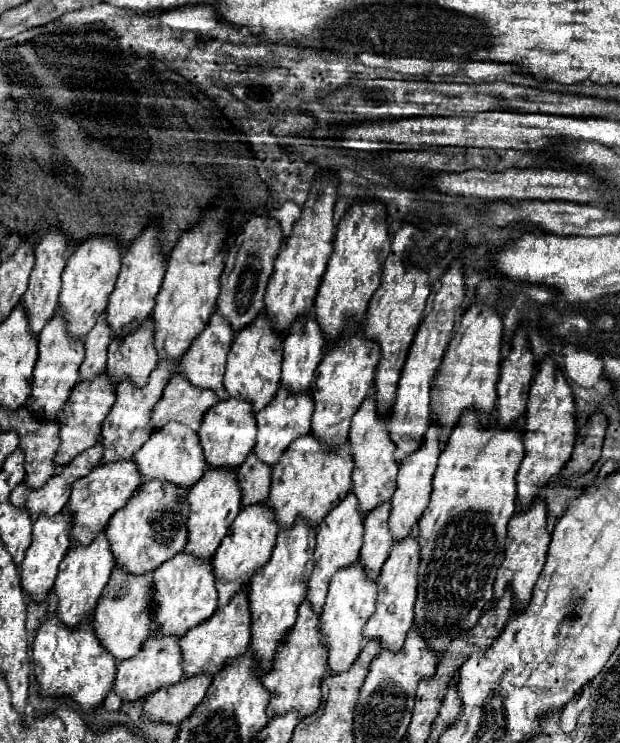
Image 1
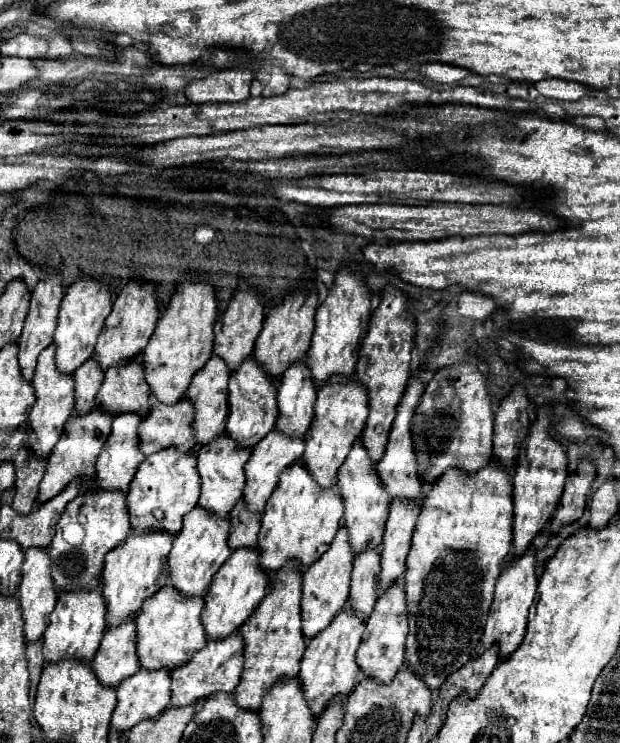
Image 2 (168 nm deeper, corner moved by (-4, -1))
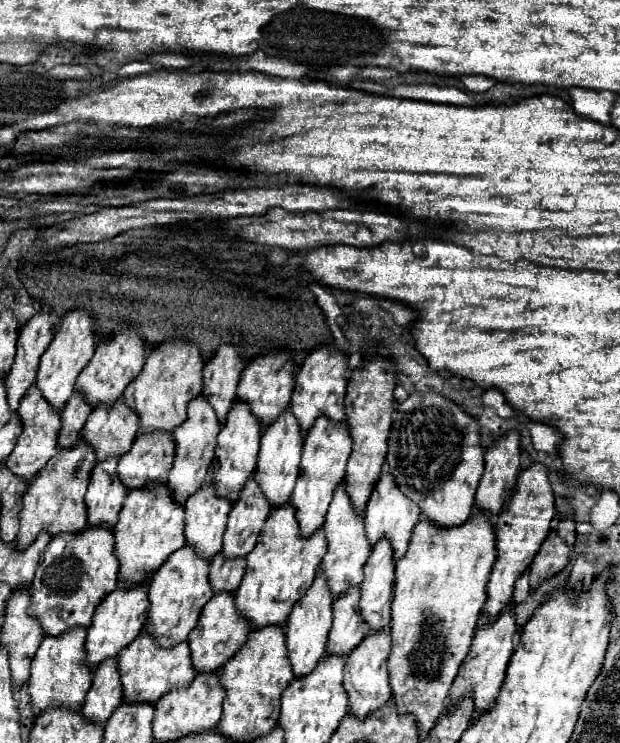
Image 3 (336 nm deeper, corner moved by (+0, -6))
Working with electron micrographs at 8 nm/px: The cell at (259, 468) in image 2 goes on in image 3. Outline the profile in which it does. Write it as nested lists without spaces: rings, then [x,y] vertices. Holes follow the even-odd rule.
[[[250,478],[240,494],[240,500],[232,506],[228,514],[228,524],[224,532],[224,558],[240,558],[248,556],[258,542],[264,520],[268,518],[268,502],[260,494],[258,484]]]

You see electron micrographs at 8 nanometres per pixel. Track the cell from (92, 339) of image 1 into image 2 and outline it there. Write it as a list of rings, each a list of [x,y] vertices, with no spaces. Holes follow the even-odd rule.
[[[96,355],[86,359],[76,371],[74,371],[74,383],[76,383],[76,411],[86,413],[96,405],[96,393],[100,389],[100,383],[104,381],[104,371],[92,363]]]

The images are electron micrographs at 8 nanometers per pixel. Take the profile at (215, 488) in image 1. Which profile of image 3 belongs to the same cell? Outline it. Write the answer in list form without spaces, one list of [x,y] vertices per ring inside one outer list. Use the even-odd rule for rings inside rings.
[[[184,546],[176,550],[168,562],[152,576],[152,582],[148,586],[148,620],[146,620],[146,632],[156,638],[156,642],[162,648],[172,648],[188,638],[192,628],[196,628],[200,612],[204,604],[212,598],[212,588],[208,584],[208,568],[210,562],[202,560],[192,552],[192,546]]]

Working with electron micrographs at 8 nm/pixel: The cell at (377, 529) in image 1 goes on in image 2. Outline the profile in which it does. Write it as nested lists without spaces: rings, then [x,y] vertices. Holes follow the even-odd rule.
[[[376,547],[372,551],[358,553],[354,559],[354,571],[350,583],[350,607],[362,619],[368,619],[378,599],[380,589],[378,575],[380,575],[380,549]]]

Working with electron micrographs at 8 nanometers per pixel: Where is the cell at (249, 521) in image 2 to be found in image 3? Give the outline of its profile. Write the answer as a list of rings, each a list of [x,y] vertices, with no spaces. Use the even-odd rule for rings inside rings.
[[[216,554],[210,564],[208,580],[212,584],[212,592],[236,592],[244,576],[244,558],[226,560],[222,554]]]

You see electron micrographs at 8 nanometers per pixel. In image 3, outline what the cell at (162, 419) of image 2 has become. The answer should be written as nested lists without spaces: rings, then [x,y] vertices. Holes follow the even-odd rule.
[[[168,432],[142,434],[132,444],[132,450],[120,456],[116,472],[130,490],[144,484],[164,484],[174,462],[174,442]]]

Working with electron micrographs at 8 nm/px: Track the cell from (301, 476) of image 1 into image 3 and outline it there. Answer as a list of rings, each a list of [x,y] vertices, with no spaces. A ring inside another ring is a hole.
[[[290,504],[270,512],[256,548],[246,556],[246,572],[236,590],[236,608],[240,608],[240,612],[252,620],[254,630],[286,624],[292,606],[300,600],[300,596],[304,596],[308,586],[312,586],[324,552],[324,530],[318,530],[310,538],[300,538],[300,528]]]

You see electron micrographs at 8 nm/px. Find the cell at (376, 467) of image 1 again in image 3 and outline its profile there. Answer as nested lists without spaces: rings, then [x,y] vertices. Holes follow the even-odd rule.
[[[344,482],[334,492],[334,500],[328,508],[326,522],[324,522],[324,534],[326,534],[328,550],[320,562],[320,568],[324,572],[324,578],[326,578],[326,584],[332,592],[332,596],[340,598],[340,594],[346,594],[348,588],[358,586],[362,582],[364,564],[368,560],[368,554],[372,552],[370,542],[368,542],[366,532],[364,532],[364,518],[354,512],[352,502],[344,490]]]

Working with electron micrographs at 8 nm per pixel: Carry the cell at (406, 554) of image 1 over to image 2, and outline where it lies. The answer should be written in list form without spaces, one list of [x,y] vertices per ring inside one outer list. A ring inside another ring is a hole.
[[[396,581],[392,587],[384,589],[378,597],[374,611],[370,613],[366,621],[366,631],[362,635],[360,649],[356,653],[356,663],[362,667],[362,671],[368,677],[376,677],[382,683],[390,683],[396,671],[404,665],[404,647],[406,647],[406,635],[408,635],[408,613],[406,613],[406,595],[404,595],[404,583]]]

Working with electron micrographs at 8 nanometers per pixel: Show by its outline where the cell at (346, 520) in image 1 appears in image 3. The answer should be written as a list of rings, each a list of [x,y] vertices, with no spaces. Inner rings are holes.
[[[318,570],[314,584],[308,588],[306,596],[294,604],[292,614],[286,622],[286,646],[294,678],[308,676],[308,672],[312,672],[312,668],[322,660],[322,656],[326,654],[326,640],[330,628],[332,628],[332,594],[326,586],[322,570]]]

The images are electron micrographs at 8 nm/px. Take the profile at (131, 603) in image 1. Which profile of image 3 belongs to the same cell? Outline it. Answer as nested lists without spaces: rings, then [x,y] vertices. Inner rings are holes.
[[[116,658],[104,660],[92,680],[92,688],[86,694],[86,702],[82,706],[82,716],[86,720],[94,720],[96,724],[104,724],[108,716],[122,704],[122,686],[120,674],[116,670]]]

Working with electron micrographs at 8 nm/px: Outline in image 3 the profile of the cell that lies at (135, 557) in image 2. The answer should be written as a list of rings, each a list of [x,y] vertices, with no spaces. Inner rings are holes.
[[[118,586],[114,592],[110,592],[102,600],[102,604],[96,608],[92,626],[88,628],[88,636],[86,636],[88,668],[96,670],[98,664],[102,664],[104,660],[116,658],[118,652],[126,648],[142,632],[146,616],[148,616],[148,588],[146,586],[132,588],[132,590],[124,590],[122,586]]]

